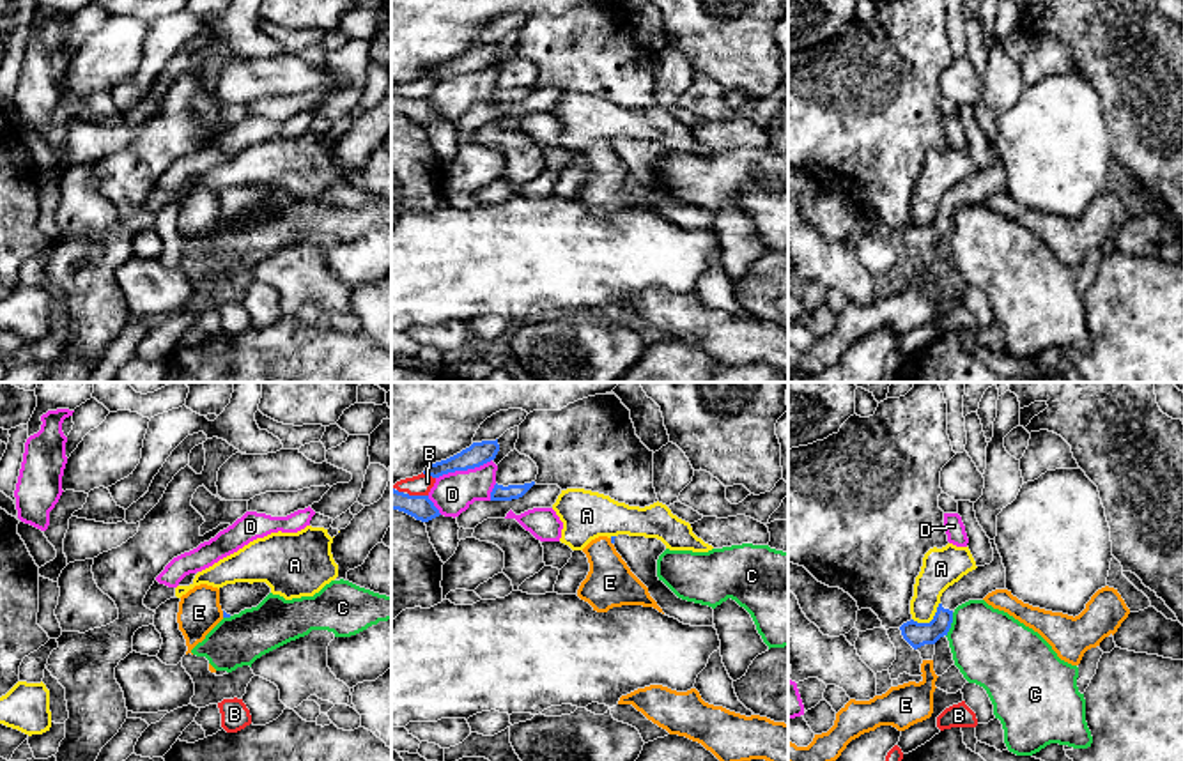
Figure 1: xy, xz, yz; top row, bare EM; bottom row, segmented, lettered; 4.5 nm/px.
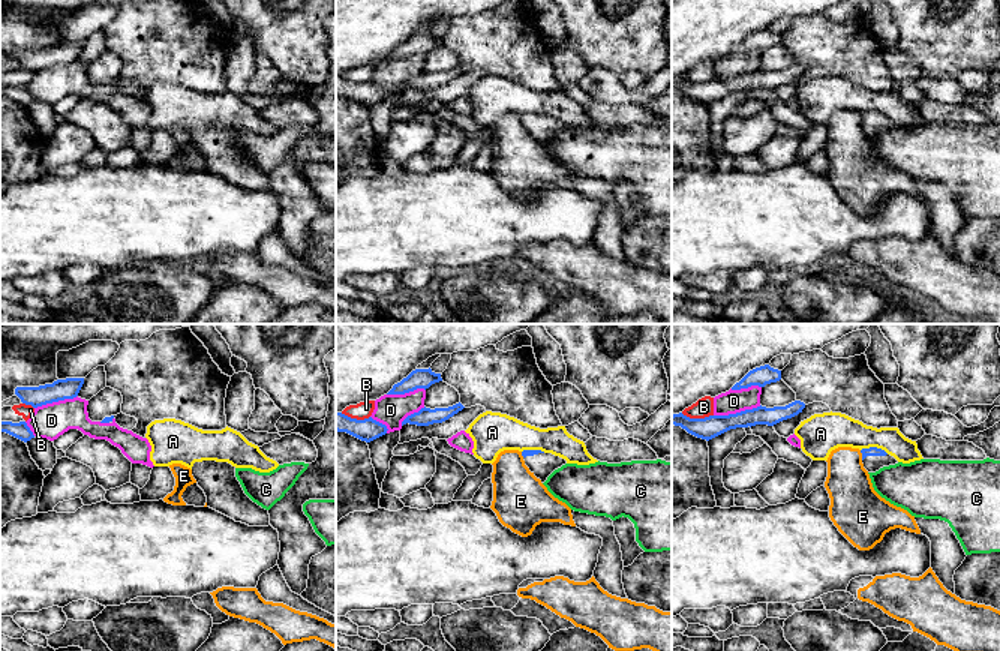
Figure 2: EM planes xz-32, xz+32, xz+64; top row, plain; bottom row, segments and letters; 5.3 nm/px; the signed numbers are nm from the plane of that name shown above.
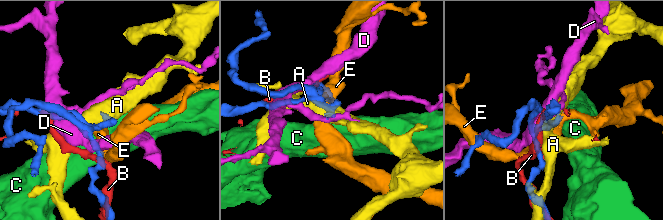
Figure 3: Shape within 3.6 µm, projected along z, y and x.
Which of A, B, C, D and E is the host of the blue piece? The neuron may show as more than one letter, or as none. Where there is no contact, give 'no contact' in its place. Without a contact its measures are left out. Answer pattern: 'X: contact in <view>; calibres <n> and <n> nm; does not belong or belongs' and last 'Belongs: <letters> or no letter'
A: contact in yz; calibres 110 and 180 nm; does not belong
B: contact in xz; calibres 110 and 100 nm; does not belong
C: contact in yz; calibres 110 and 340 nm; does not belong
D: contact in xz; calibres 110 and 190 nm; does not belong
E: contact in xy; calibres 20 and 190 nm; does not belong
Belongs: no letter

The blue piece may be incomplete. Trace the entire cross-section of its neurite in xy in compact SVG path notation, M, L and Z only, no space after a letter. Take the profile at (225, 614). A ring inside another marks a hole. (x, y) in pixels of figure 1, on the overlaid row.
M236 582L220 588L223 618L230 618L244 609L257 607L269 593L271 588L266 582Z

